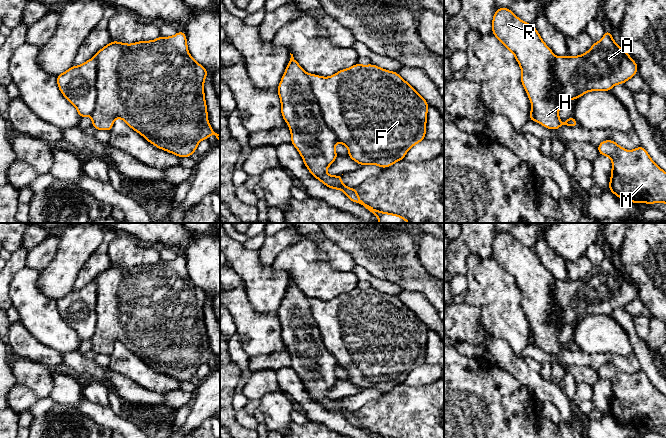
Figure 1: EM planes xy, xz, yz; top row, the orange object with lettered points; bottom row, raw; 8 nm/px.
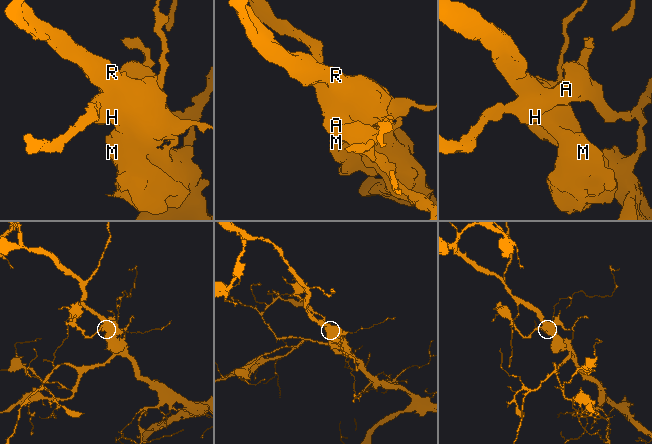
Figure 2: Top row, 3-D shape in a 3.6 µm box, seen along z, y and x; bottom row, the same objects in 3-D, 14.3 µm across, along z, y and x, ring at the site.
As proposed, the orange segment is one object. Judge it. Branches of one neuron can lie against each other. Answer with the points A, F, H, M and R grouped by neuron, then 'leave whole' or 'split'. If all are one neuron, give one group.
A F H M R | leave whole

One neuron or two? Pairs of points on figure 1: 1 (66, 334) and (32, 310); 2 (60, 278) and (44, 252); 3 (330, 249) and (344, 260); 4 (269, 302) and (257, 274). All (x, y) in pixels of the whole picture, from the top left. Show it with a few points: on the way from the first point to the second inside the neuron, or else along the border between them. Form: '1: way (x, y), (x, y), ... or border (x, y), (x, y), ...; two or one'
1: way (58, 334), (40, 318); one
2: border (59, 239), (55, 256), (39, 272); two
3: way (333, 252), (341, 260); one
4: way (265, 295), (265, 287), (260, 281); one

